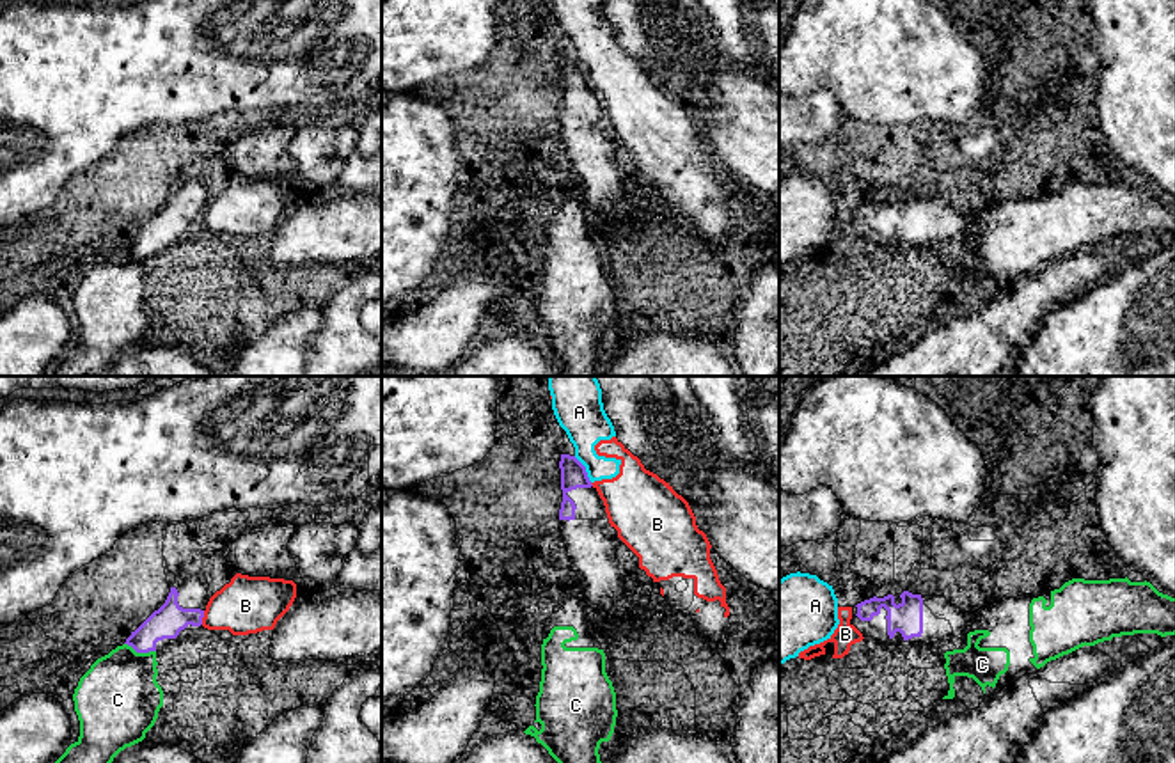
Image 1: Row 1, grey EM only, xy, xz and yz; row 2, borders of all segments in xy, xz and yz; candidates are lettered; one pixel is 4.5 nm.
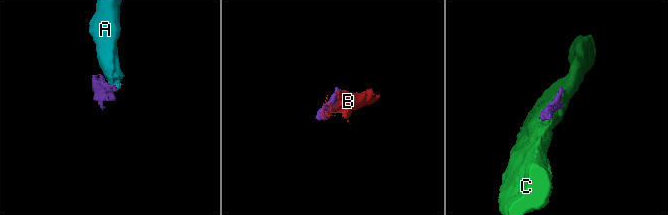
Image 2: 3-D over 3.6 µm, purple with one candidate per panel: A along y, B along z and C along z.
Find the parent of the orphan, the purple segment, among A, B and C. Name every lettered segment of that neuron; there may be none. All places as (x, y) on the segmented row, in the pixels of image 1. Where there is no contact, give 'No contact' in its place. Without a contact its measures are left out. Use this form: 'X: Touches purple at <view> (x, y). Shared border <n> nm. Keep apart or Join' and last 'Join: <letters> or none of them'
A: Touches purple at xz (584, 469). Shared border 150 nm. Keep apart
B: Touches purple at xy (203, 616). Shared border 70 nm. Keep apart
C: Touches purple at xy (141, 652). Shared border 150 nm. Keep apart
Join: none of them

